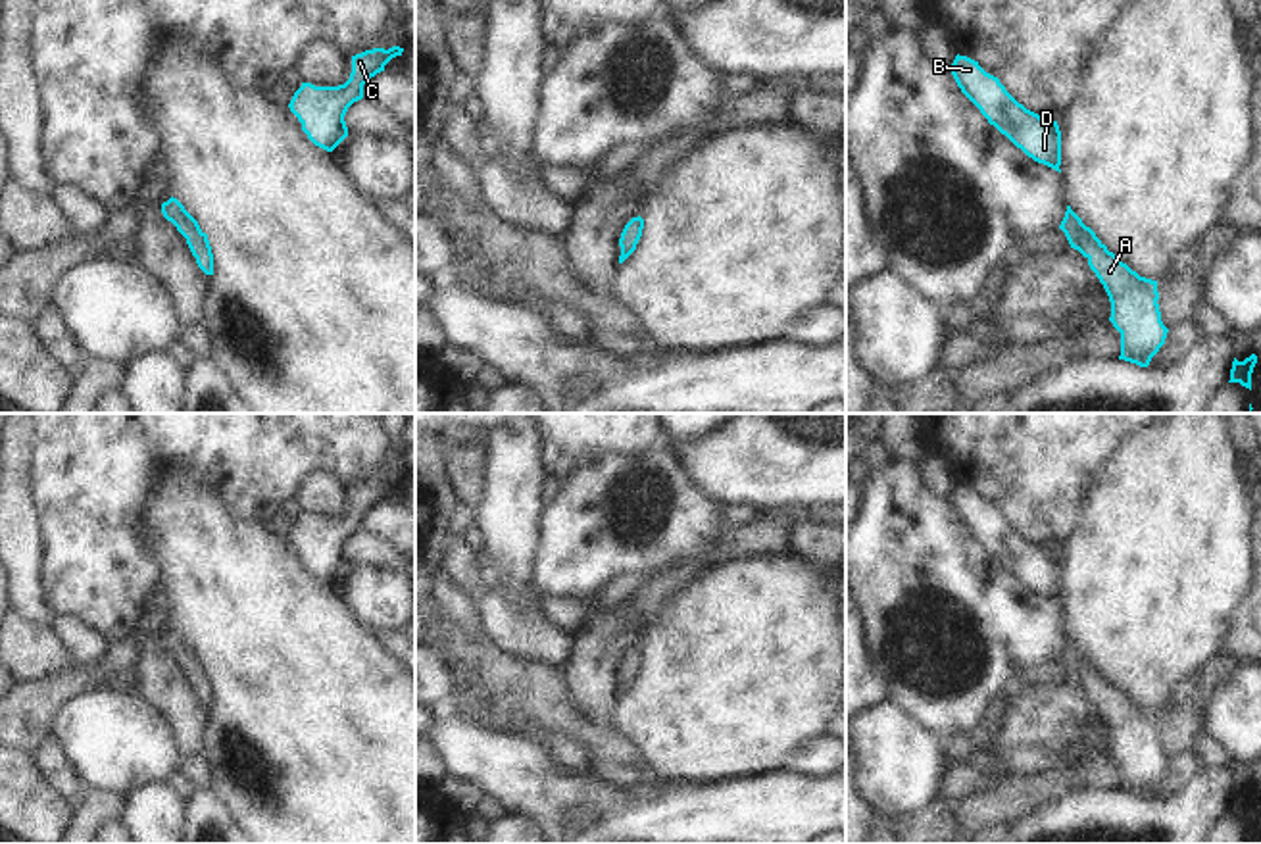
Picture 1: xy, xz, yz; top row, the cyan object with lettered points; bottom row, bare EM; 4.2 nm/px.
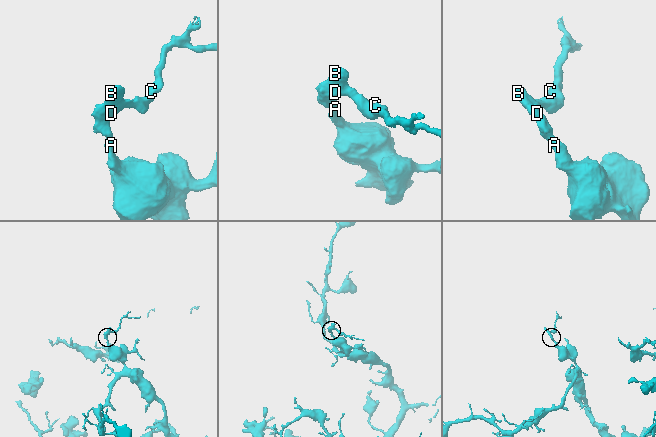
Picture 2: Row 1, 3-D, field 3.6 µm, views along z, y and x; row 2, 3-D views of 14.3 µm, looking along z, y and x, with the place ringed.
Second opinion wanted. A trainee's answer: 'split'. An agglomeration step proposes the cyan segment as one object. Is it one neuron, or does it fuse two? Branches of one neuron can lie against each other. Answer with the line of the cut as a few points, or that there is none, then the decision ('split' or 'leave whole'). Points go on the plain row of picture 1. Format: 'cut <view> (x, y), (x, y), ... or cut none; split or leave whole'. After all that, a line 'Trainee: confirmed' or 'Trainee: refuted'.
cut none; leave whole
Trainee: refuted

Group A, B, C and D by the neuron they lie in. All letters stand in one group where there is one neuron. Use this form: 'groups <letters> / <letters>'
groups A B C D

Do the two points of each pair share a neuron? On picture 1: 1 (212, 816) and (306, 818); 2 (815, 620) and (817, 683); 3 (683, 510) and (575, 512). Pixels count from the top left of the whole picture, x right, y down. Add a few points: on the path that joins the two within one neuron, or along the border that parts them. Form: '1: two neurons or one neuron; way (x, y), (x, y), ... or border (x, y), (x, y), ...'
1: two neurons; border (212, 787), (241, 823)
2: one neuron; way (815, 635), (815, 668)
3: one neuron; way (658, 539), (641, 552), (625, 550), (604, 535)

